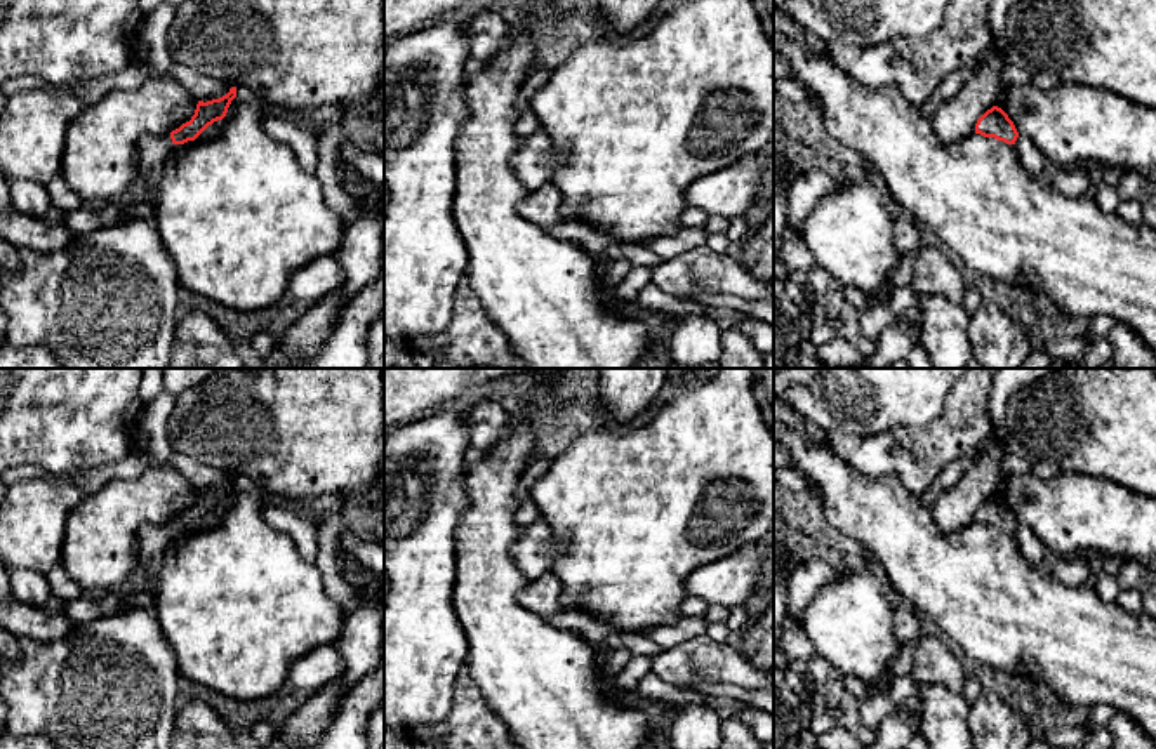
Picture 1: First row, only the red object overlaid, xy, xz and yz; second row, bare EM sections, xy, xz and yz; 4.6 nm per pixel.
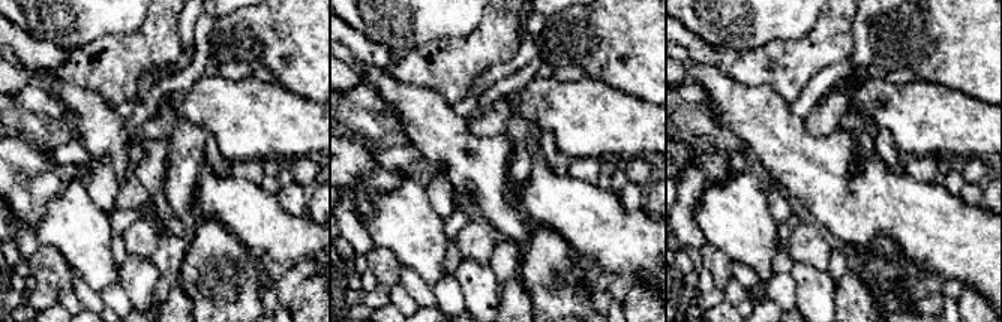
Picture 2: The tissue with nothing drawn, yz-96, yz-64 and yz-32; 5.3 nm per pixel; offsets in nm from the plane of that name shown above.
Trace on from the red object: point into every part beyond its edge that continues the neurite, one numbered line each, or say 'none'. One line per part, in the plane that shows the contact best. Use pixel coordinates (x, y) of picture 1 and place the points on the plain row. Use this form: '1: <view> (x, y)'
1: xy (153, 539)

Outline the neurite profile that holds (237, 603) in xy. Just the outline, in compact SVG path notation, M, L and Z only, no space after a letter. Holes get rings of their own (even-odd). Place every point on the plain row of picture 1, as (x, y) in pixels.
M238 490L226 502L219 523L169 540L155 580L155 617L177 659L181 678L238 700L280 692L294 660L318 645L336 645L342 634L344 610L325 593L316 565L301 558L290 535L264 521L268 499L266 494L254 497Z

